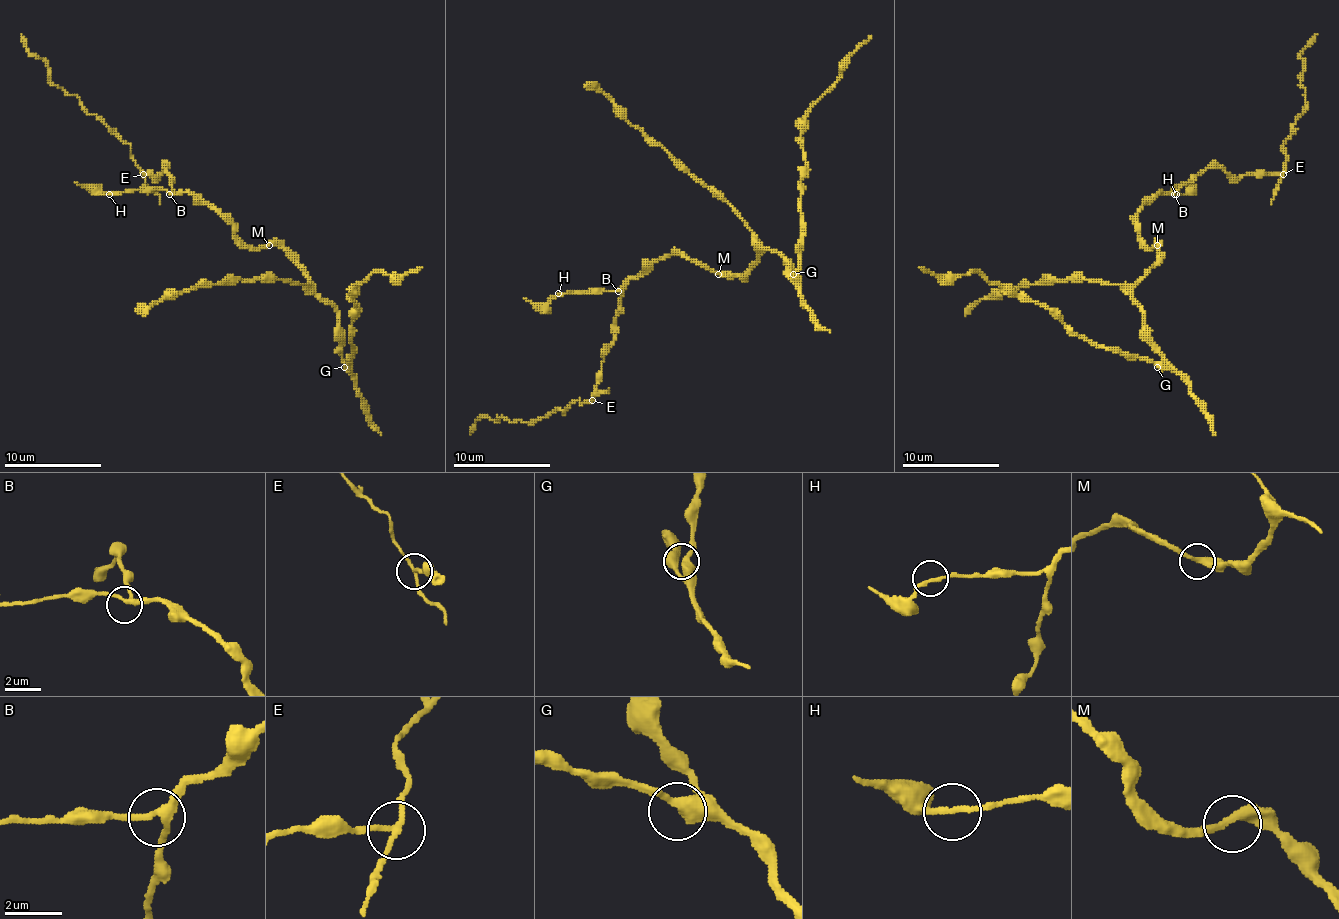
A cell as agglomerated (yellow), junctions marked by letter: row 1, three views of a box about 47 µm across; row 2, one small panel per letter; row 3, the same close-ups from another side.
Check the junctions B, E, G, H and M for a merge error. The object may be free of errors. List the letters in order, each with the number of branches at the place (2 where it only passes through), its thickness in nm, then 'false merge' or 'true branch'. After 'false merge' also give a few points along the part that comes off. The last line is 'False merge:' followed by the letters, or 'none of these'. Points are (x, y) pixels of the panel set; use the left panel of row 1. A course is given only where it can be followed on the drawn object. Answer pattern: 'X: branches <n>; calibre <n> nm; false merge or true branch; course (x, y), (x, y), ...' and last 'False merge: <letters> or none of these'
B: branches 3; calibre 240 nm; true branch
E: branches 3; calibre 160 nm; false merge; course (143, 175), (128, 143), (82, 102), (53, 83), (48, 66), (31, 54), (21, 34)
G: branches 3; calibre 360 nm; true branch
H: branches 2; calibre 190 nm; true branch
M: branches 2; calibre 320 nm; true branch
False merge: E

